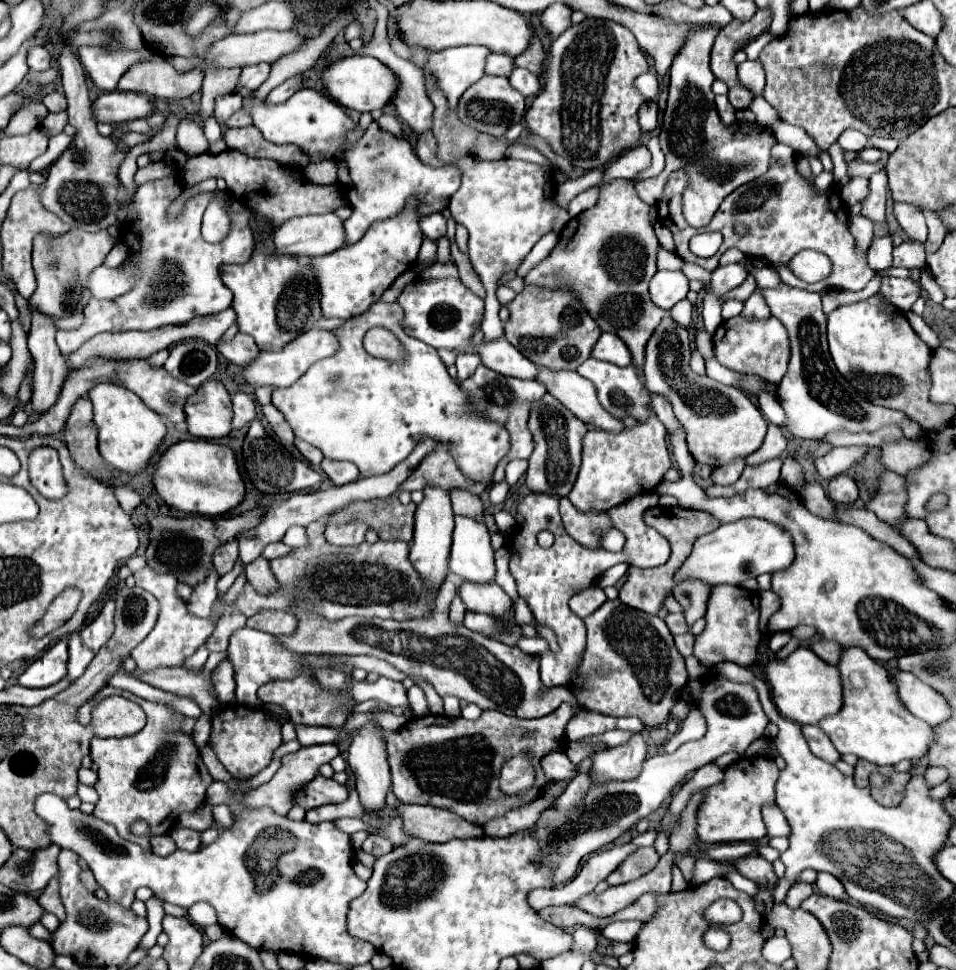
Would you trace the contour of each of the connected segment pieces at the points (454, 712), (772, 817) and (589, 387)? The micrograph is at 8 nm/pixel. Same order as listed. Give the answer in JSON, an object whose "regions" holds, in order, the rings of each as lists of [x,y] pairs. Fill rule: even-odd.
{"regions":[[[[447,696],[443,702],[445,702],[445,716],[451,716],[451,718],[461,716],[461,704],[459,704],[457,698]]],[[[777,804],[771,806],[765,806],[763,808],[763,818],[765,818],[765,824],[767,824],[767,836],[773,838],[773,836],[789,836],[789,824],[783,816],[783,812],[777,808]]],[[[539,368],[539,382],[547,386],[547,390],[561,400],[565,408],[569,408],[579,420],[583,420],[589,426],[597,426],[599,430],[605,432],[621,432],[625,430],[623,422],[605,412],[597,400],[597,390],[589,380],[579,376],[577,372],[571,370],[549,370],[549,368]]]]}

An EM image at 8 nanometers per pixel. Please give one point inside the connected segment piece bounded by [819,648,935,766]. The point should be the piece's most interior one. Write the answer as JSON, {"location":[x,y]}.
{"location":[873,724]}

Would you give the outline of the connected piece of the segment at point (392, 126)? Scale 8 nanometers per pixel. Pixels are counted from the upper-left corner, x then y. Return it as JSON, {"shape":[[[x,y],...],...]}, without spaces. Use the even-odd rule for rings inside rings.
{"shape":[[[383,114],[383,116],[377,120],[377,124],[379,124],[385,132],[391,132],[391,134],[395,134],[395,136],[403,136],[403,126],[401,126],[401,122],[399,122],[395,116]]]}

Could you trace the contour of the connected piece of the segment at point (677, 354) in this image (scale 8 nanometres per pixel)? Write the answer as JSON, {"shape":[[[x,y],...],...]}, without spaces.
{"shape":[[[665,318],[647,342],[643,364],[645,386],[651,394],[665,396],[665,400],[671,402],[675,418],[687,430],[687,446],[693,458],[717,468],[737,456],[749,456],[755,452],[767,434],[767,420],[761,410],[743,390],[723,386],[709,376],[693,376],[689,360],[689,332],[671,318]]]}

